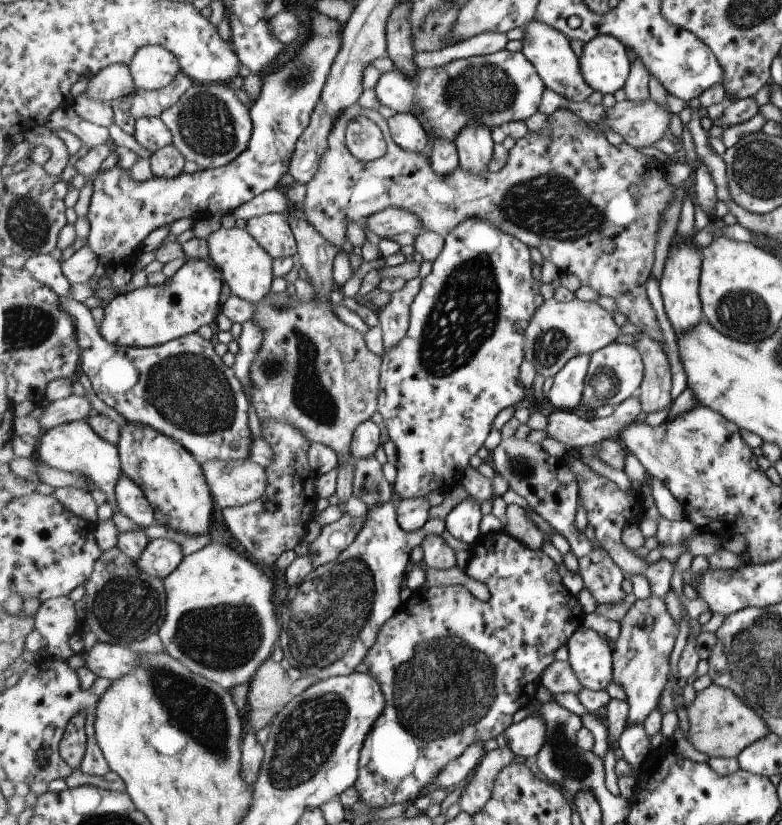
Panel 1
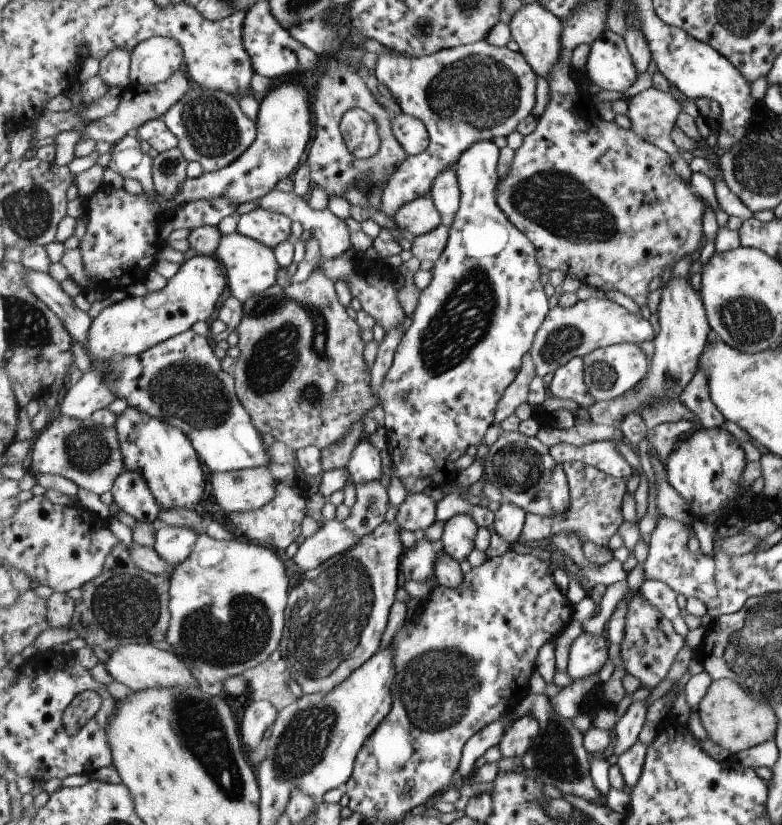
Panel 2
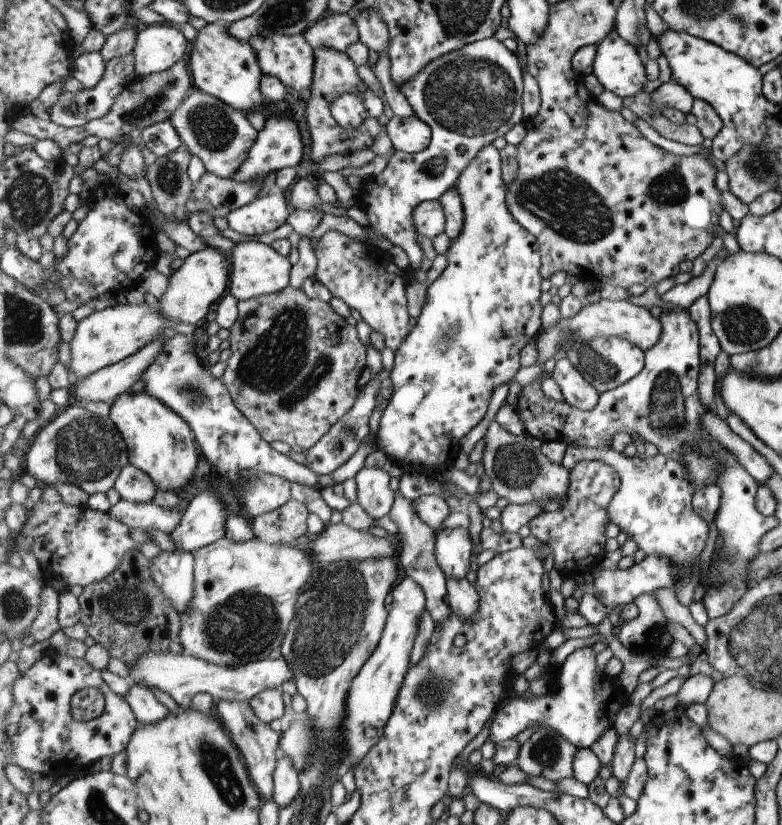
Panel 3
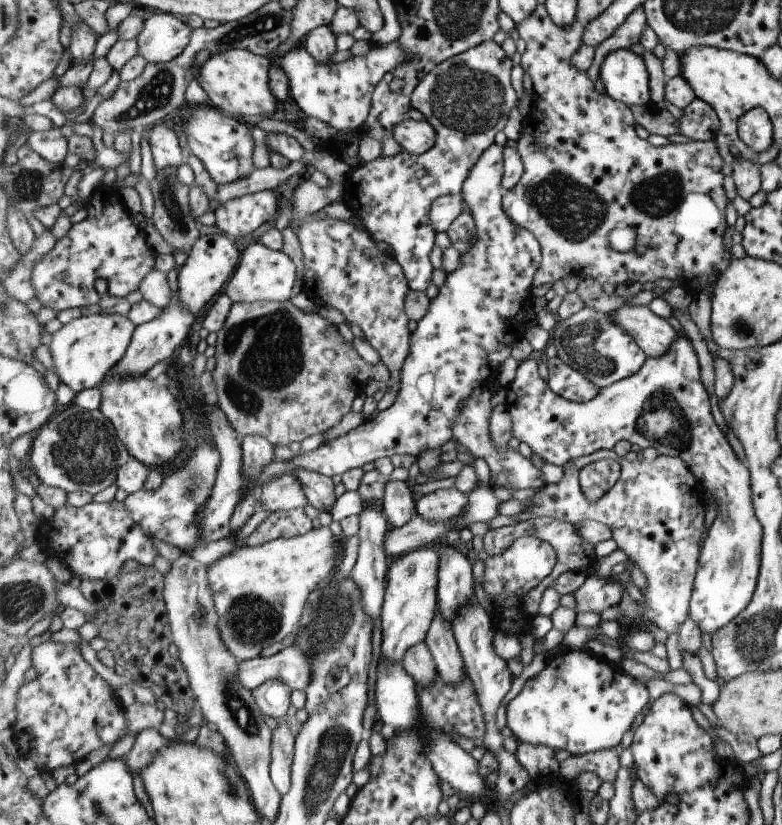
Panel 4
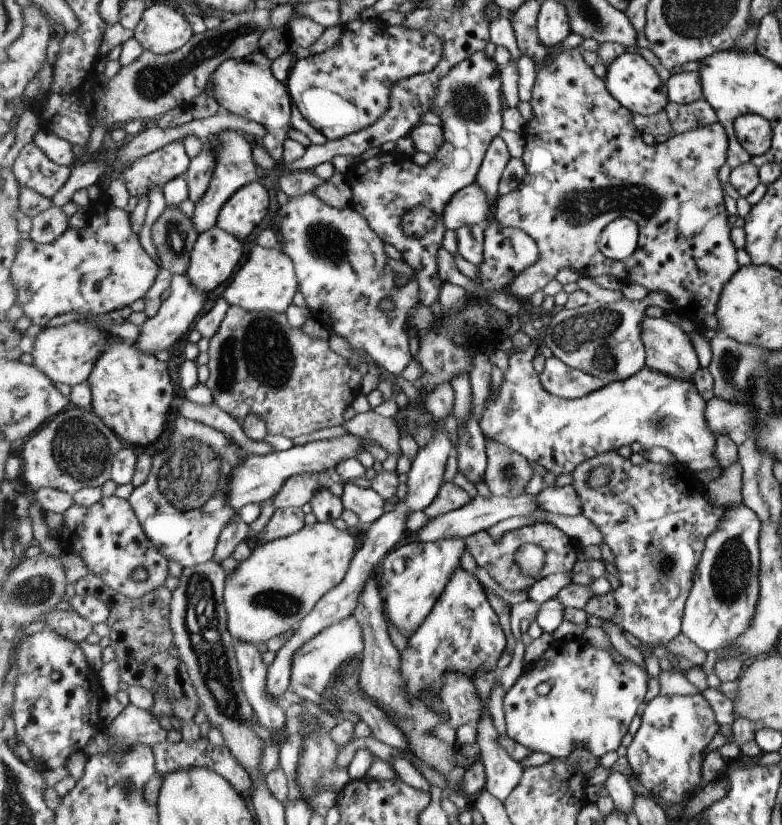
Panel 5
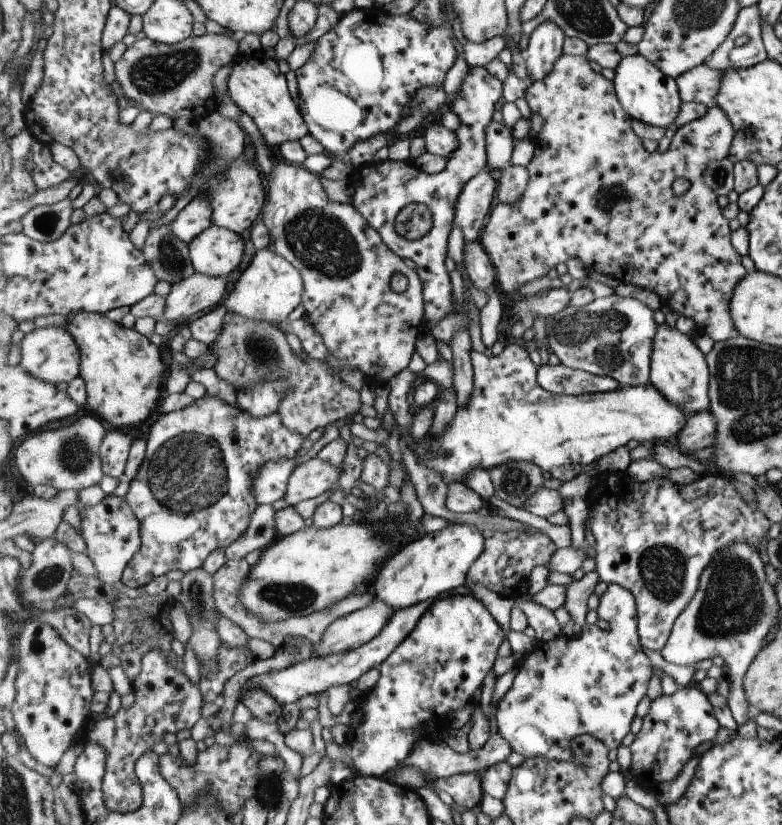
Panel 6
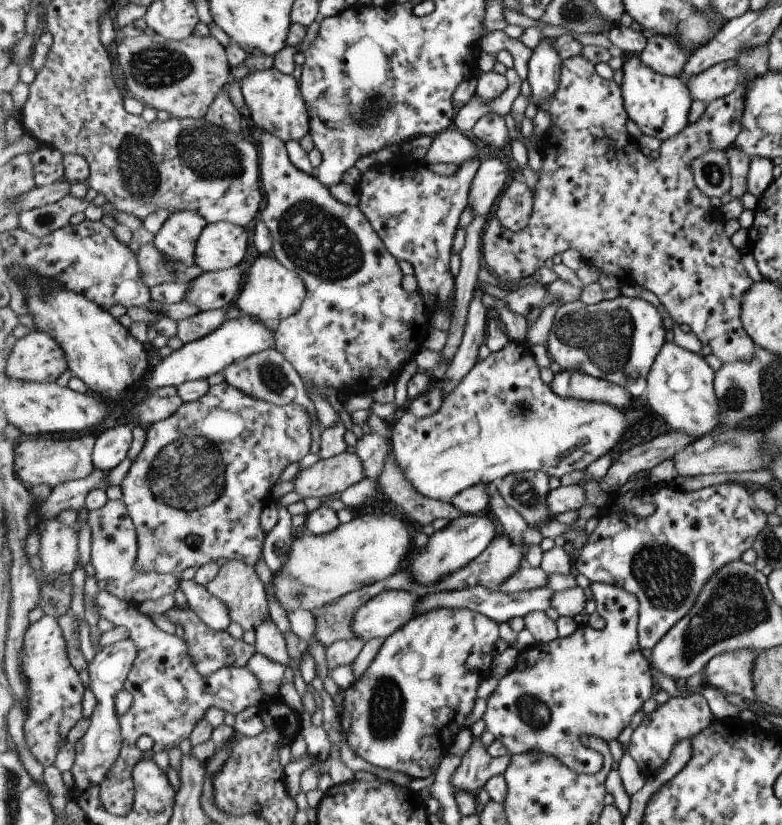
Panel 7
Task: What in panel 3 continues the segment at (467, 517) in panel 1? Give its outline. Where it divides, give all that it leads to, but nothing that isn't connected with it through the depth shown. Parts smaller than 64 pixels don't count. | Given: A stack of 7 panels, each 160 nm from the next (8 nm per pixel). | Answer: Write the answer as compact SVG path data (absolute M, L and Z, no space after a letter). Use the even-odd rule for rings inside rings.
M459 523L454 528L438 532L436 555L447 580L451 577L465 579L471 570L474 549L467 527L465 523Z

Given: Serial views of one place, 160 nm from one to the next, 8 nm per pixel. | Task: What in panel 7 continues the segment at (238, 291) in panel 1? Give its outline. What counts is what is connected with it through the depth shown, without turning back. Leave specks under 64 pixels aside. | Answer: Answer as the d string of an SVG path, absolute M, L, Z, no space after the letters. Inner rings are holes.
M273 254L260 255L245 274L244 285L235 301L235 306L245 315L255 317L266 324L277 325L299 312L307 296L308 287L297 271L286 267Z

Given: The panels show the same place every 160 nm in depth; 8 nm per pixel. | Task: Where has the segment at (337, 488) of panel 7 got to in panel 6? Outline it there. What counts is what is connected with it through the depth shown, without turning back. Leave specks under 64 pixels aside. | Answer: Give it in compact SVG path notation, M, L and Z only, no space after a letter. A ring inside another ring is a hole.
M315 456L301 463L293 472L283 499L291 506L309 498L313 500L329 490L335 490L341 476L341 469Z

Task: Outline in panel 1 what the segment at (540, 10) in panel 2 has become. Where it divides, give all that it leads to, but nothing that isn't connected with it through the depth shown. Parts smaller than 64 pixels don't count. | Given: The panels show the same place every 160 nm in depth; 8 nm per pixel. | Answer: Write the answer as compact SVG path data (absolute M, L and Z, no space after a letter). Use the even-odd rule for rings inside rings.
M537 18L530 21L523 32L525 32L525 38L522 41L522 53L536 67L545 85L569 101L585 102L589 100L594 89L585 81L580 58L577 58L576 52L573 51L570 39L559 28L547 22L541 22Z

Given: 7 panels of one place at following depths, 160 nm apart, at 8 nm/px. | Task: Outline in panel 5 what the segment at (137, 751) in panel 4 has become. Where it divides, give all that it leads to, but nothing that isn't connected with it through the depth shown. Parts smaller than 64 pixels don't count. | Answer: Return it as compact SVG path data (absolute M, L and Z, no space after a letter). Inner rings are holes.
M199 739L195 742L187 742L180 740L178 743L165 741L151 746L156 754L156 770L162 775L166 775L171 771L175 772L179 769L188 769L191 767L209 767L209 770L217 771L223 775L233 786L240 792L249 792L252 788L252 778L248 770L237 760L236 755L224 743L223 745L215 746L206 739Z

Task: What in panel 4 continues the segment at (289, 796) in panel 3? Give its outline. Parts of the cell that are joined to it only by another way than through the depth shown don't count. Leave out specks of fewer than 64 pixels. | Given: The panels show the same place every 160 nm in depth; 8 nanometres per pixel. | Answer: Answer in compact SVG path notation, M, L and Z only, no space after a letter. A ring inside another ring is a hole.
M279 720L273 729L271 778L284 797L292 787L292 766L296 753L296 736L286 721Z

